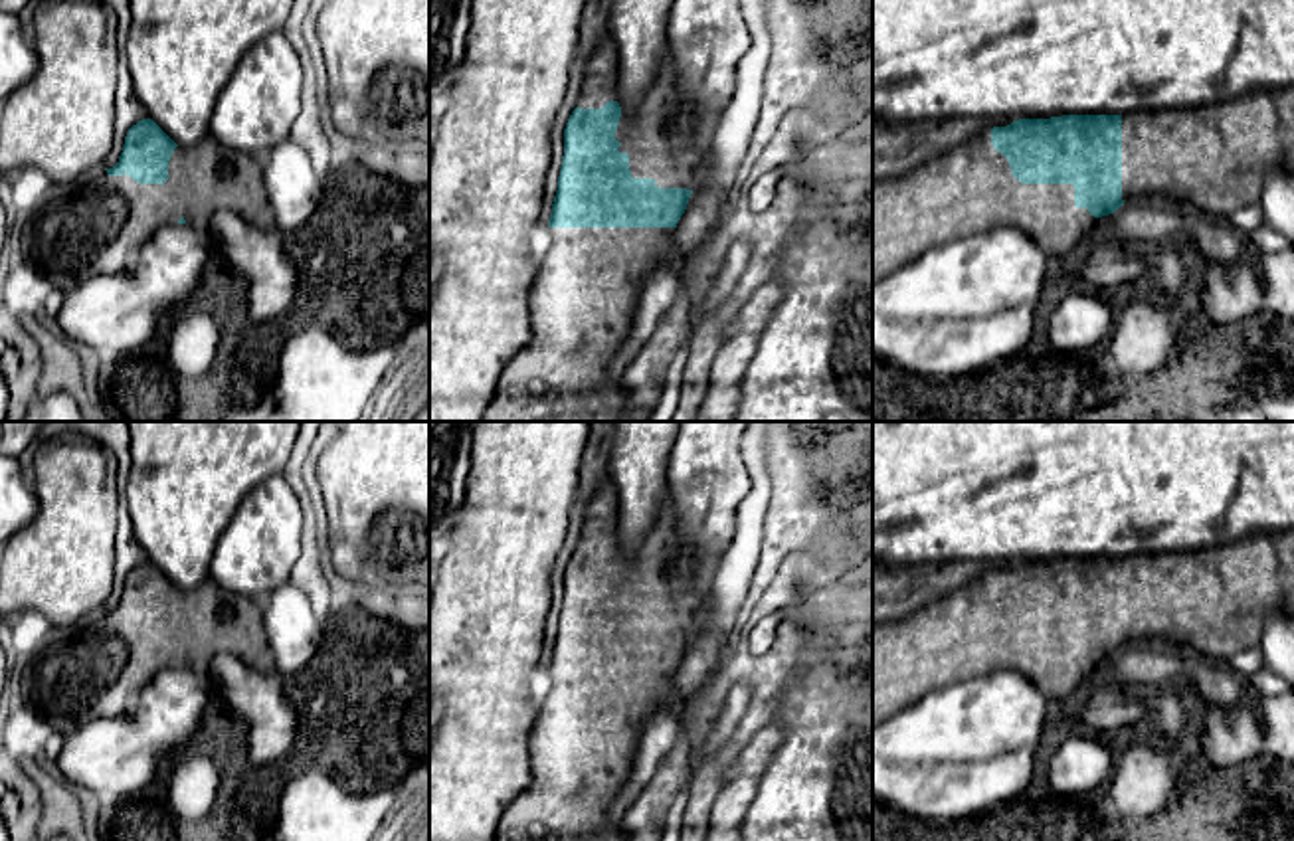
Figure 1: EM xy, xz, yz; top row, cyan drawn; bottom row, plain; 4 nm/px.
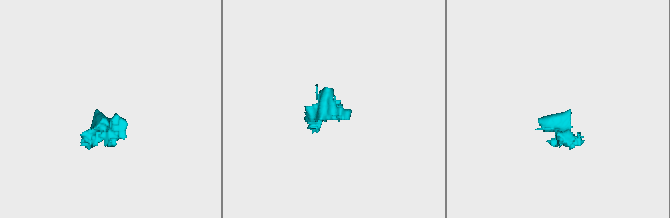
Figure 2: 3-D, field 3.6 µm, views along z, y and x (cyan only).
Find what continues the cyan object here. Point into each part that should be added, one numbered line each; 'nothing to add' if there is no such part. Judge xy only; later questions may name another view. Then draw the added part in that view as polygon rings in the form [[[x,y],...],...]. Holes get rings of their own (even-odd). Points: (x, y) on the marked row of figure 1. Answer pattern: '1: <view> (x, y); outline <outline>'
1: xy (95, 226); outline [[[212,135],[198,144],[176,146],[164,184],[139,184],[131,176],[109,176],[101,166],[73,184],[53,188],[24,230],[30,261],[65,295],[95,275],[117,273],[135,263],[144,241],[160,228],[178,224],[208,230],[218,210],[233,210],[257,226],[275,226],[263,180],[263,160],[226,148]]]

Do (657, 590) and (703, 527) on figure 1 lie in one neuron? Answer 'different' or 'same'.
different

